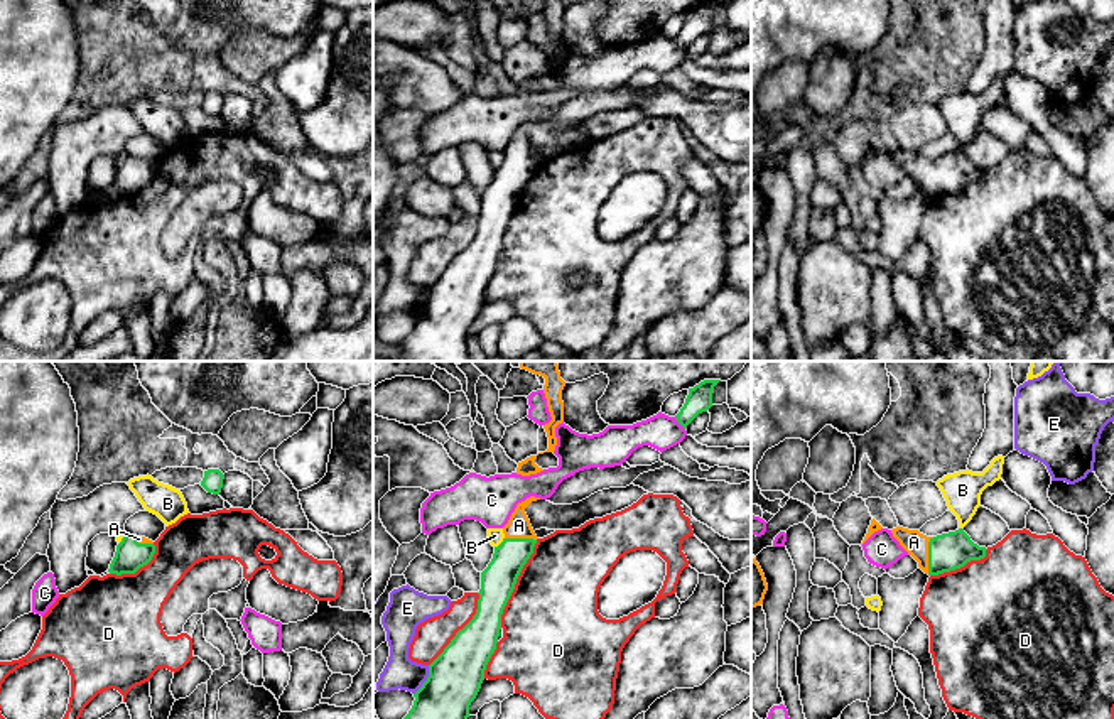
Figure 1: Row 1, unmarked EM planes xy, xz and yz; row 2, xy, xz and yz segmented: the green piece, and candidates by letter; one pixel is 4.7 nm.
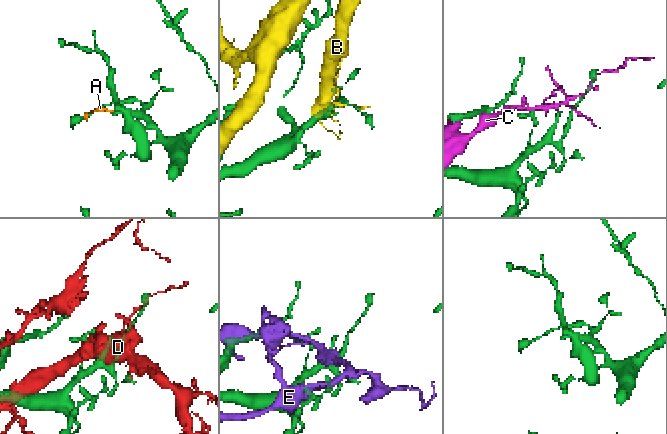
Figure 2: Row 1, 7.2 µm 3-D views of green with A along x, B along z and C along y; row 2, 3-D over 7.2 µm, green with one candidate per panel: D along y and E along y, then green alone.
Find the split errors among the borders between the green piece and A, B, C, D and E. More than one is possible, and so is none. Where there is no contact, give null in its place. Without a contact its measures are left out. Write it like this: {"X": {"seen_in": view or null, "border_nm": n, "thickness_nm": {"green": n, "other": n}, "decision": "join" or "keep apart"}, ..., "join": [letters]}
{"A": {"seen_in": "yz", "border_nm": 180, "thickness_nm": {"green": 180, "other": 110}, "decision": "join"}, "B": {"seen_in": "xz", "border_nm": 70, "thickness_nm": {"green": 170, "other": 80}, "decision": "keep apart"}, "C": {"seen_in": "xz", "border_nm": 80, "thickness_nm": {"green": 120, "other": 160}, "decision": "keep apart"}, "D": {"seen_in": "xz", "border_nm": 460, "thickness_nm": {"green": 170, "other": 460}, "decision": "keep apart"}, "E": {"seen_in": "xz", "border_nm": 160, "thickness_nm": {"green": 260, "other": 160}, "decision": "keep apart"}, "join": ["A"]}

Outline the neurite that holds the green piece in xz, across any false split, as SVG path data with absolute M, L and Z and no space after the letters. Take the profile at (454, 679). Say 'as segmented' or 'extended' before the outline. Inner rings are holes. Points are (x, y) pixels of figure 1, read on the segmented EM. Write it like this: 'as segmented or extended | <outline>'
extended | M530 496L518 503L503 527L505 538L495 547L491 562L481 572L476 614L429 665L429 677L414 694L414 705L403 719L469 717L469 705L496 650L503 609L537 543L525 513L525 508L537 500L540 498Z

